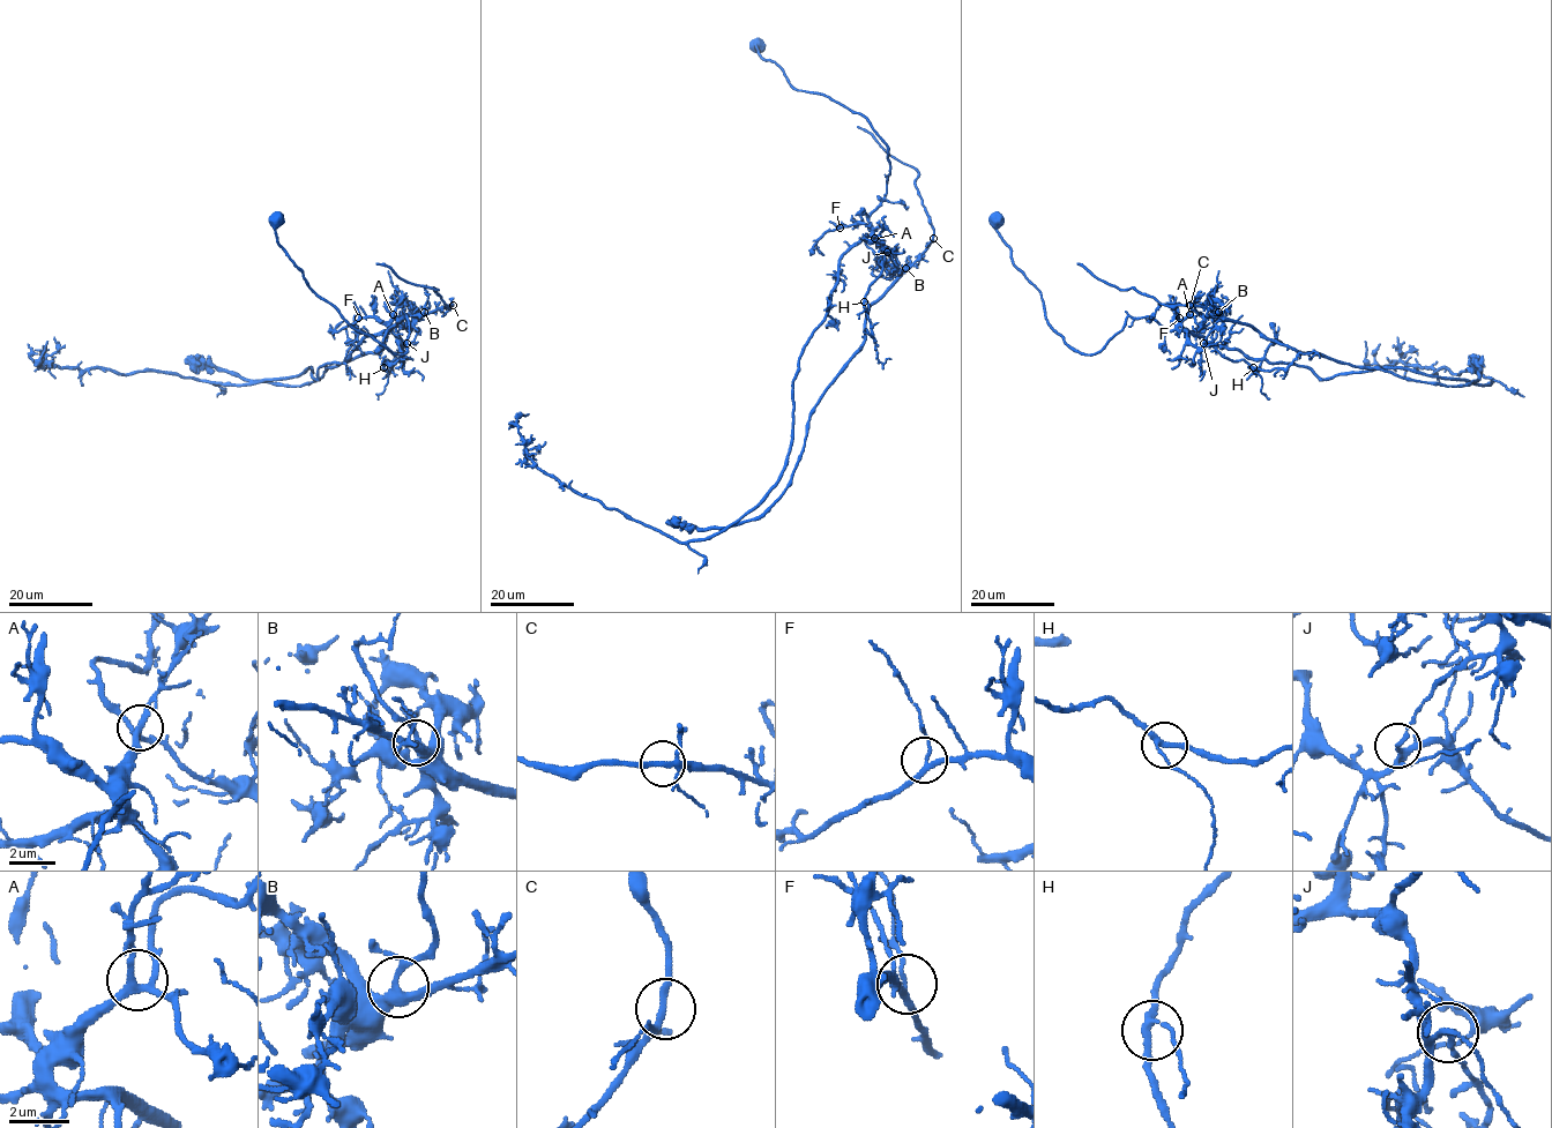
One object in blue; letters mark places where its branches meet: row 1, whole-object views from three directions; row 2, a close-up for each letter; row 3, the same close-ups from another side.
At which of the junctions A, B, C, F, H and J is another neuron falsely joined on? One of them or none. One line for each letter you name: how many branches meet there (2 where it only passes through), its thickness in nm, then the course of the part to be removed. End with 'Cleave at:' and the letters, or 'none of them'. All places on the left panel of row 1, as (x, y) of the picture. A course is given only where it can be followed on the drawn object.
J: 4 | 170 nm | (407, 343), (418, 320), (394, 326), (379, 351), (327, 367), (318, 380), (301, 386), (253, 381), (184, 360)
Cleave at: J

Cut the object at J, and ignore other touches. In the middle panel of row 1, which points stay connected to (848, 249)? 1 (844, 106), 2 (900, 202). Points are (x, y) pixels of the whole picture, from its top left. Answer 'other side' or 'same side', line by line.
1: same side
2: same side

